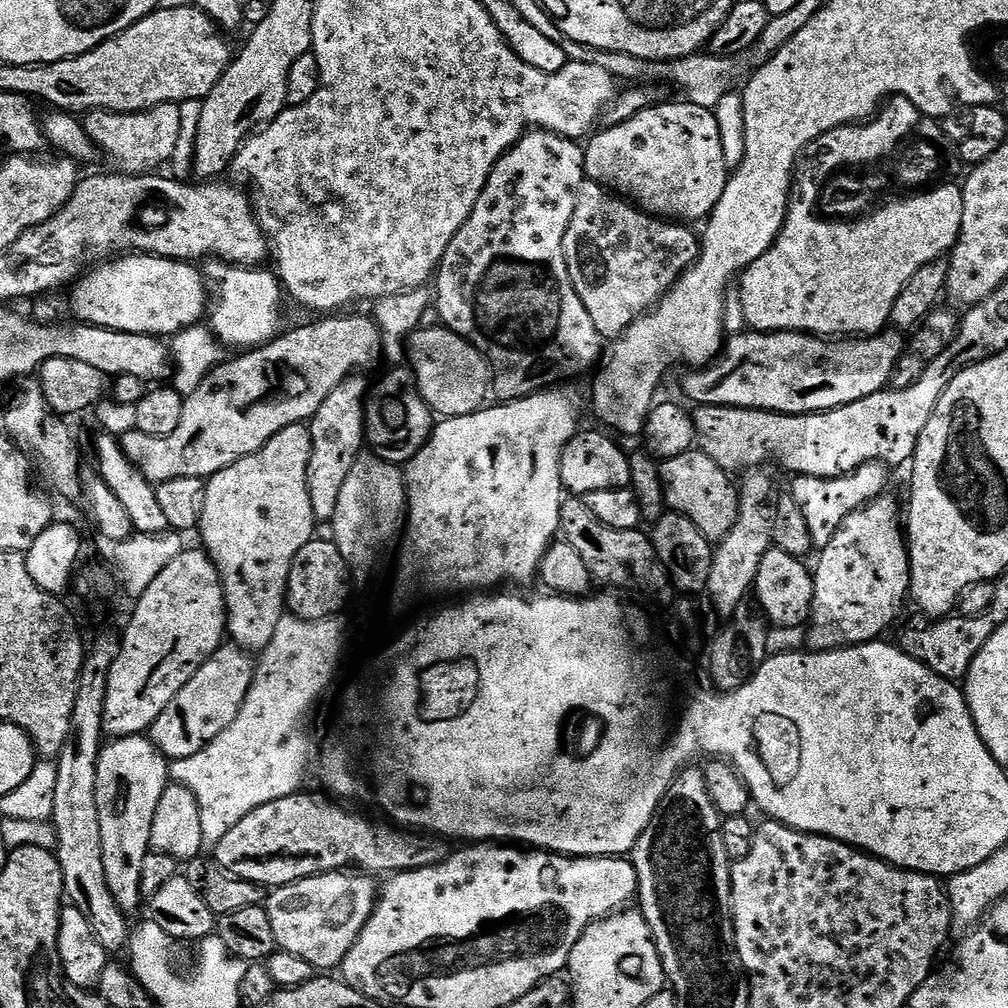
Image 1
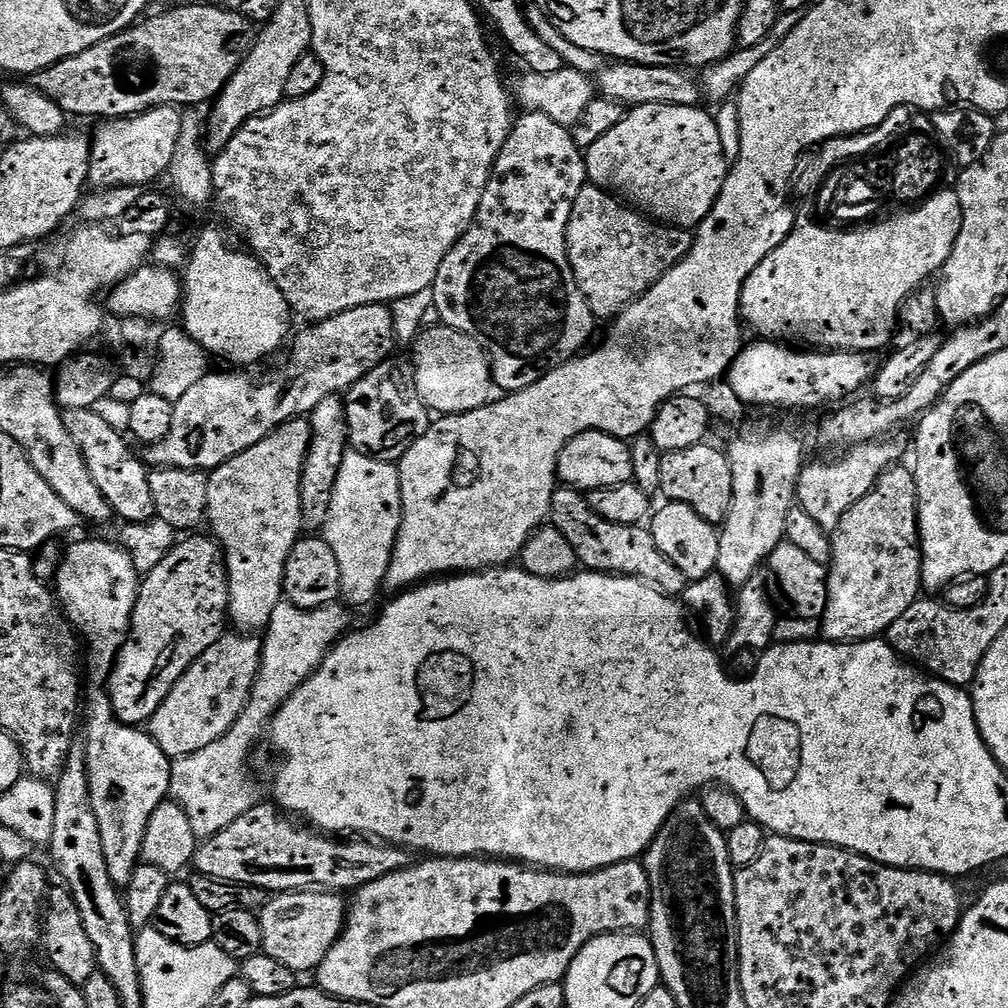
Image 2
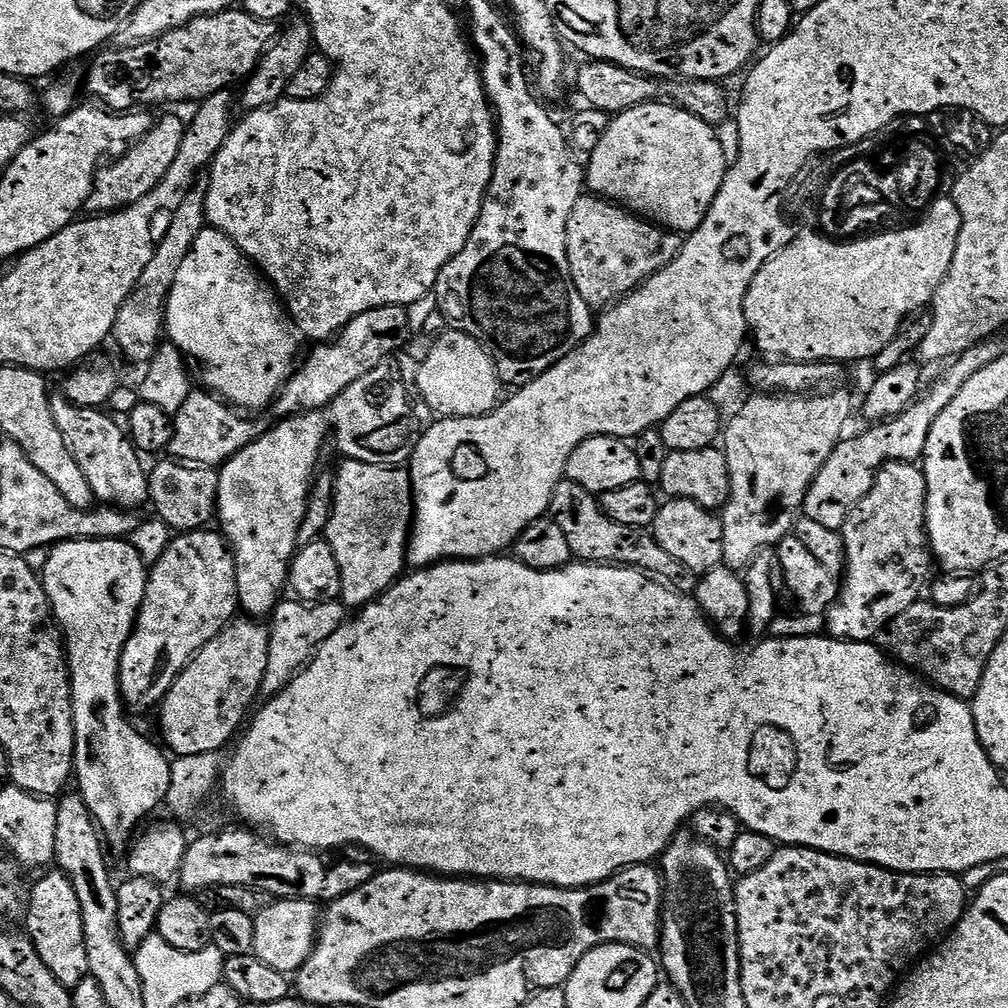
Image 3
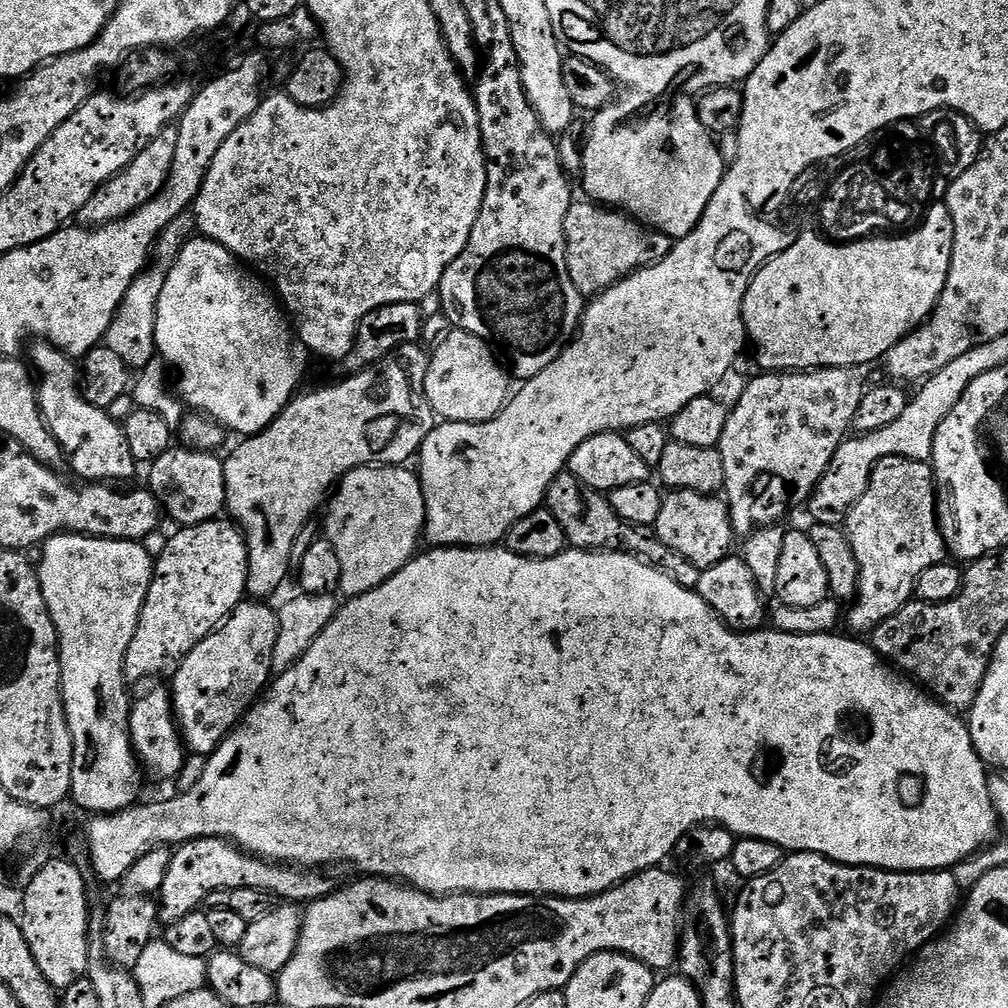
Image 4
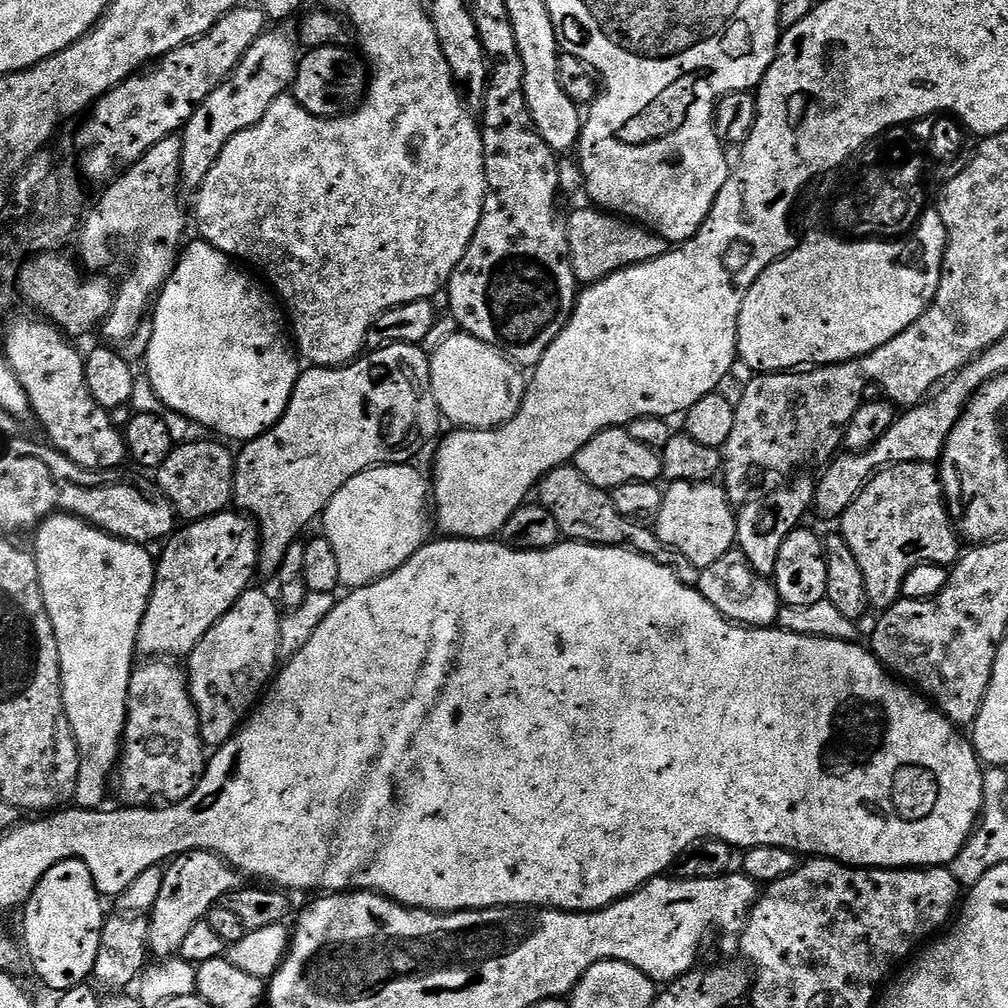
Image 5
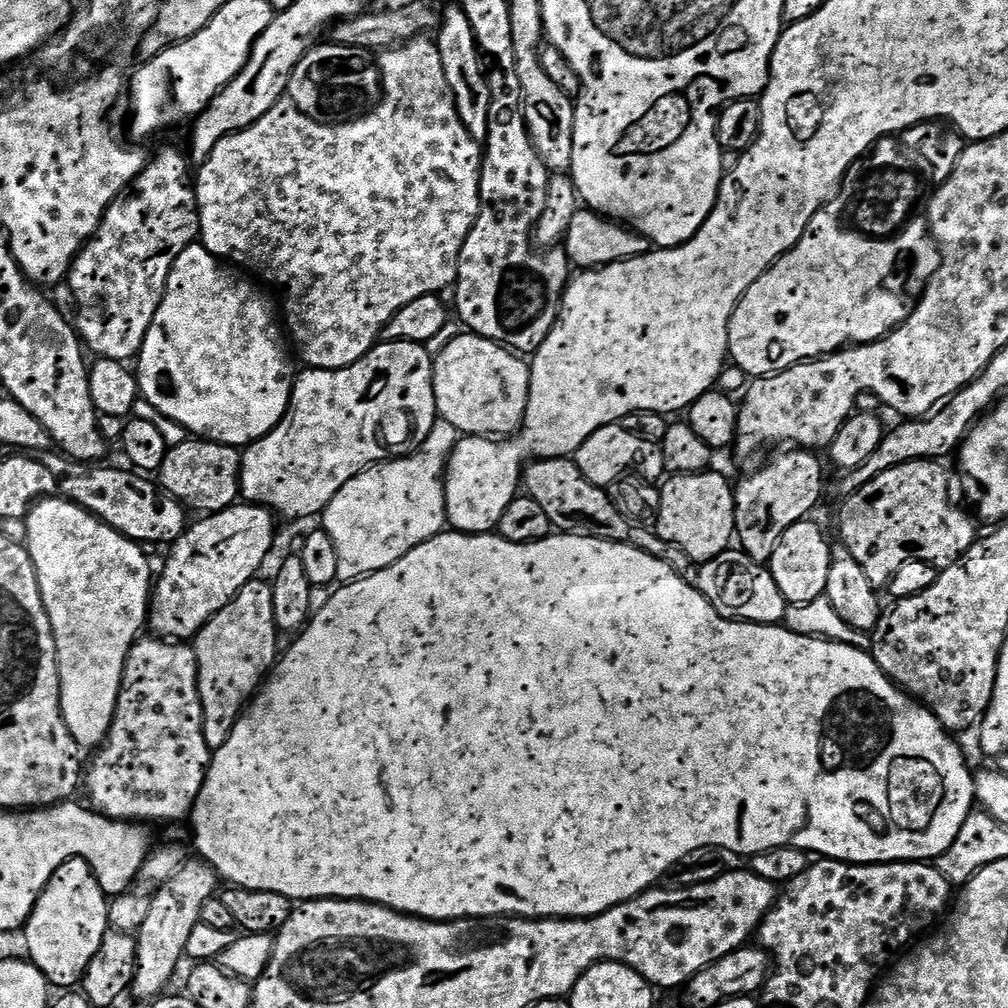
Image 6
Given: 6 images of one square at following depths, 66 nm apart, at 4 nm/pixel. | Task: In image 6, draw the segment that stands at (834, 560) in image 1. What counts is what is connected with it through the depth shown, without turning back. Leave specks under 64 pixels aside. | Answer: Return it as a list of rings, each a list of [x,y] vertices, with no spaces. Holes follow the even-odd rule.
[[[912,460],[909,464],[899,464],[878,474],[843,501],[845,504],[840,508],[839,543],[844,544],[850,554],[854,554],[854,559],[860,563],[866,578],[870,578],[876,589],[887,589],[894,574],[898,574],[898,569],[911,560],[921,560],[936,565],[937,569],[946,569],[958,562],[958,558],[962,558],[962,554],[966,554],[966,550],[970,550],[977,540],[977,521],[972,521],[952,501],[952,492],[948,489],[948,472],[940,464],[943,463],[936,460]]]

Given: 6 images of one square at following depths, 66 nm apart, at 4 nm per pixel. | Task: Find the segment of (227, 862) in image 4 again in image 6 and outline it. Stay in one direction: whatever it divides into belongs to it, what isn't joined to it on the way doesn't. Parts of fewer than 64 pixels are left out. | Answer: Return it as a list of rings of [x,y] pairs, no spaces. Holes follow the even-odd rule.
[[[199,858],[185,859],[184,864],[164,884],[155,889],[150,896],[150,911],[140,931],[135,933],[138,946],[136,976],[132,979],[131,995],[140,1000],[152,1002],[165,991],[164,987],[172,980],[180,960],[185,959],[186,941],[189,940],[194,926],[200,923],[202,906],[217,895],[218,877],[215,870]]]

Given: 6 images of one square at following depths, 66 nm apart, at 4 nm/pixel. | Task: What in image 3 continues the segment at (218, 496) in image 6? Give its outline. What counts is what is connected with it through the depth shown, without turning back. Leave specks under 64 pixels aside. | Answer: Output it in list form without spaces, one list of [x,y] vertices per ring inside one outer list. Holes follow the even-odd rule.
[[[167,458],[161,464],[151,465],[148,472],[148,499],[156,507],[155,515],[168,524],[173,533],[198,532],[209,527],[216,516],[219,471],[212,466],[186,464]]]

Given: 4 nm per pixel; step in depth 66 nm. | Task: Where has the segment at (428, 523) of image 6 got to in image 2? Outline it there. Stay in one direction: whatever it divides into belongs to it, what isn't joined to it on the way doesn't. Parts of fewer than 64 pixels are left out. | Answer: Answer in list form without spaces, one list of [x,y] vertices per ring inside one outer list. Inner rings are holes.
[[[349,451],[342,462],[342,470],[338,474],[338,482],[332,495],[330,514],[322,529],[322,539],[330,546],[330,550],[334,550],[334,558],[338,558],[340,600],[349,609],[366,607],[379,592],[382,592],[401,526],[402,490],[399,471],[391,463],[370,459],[363,451]]]

